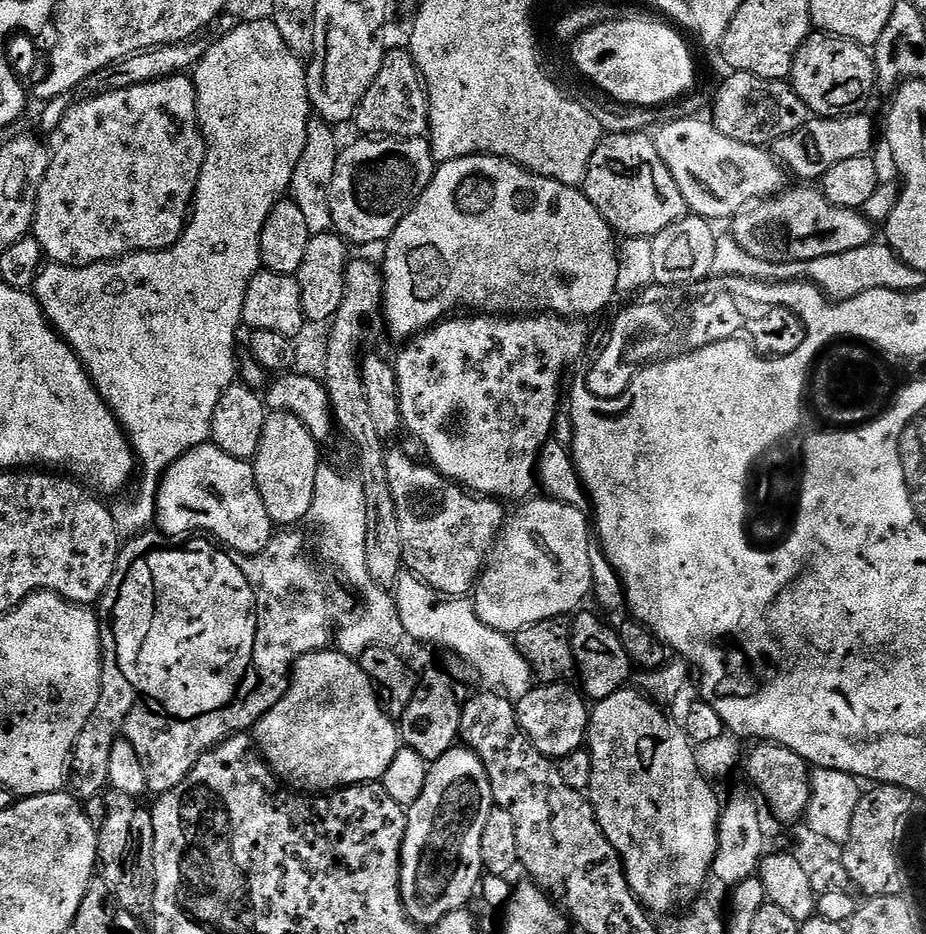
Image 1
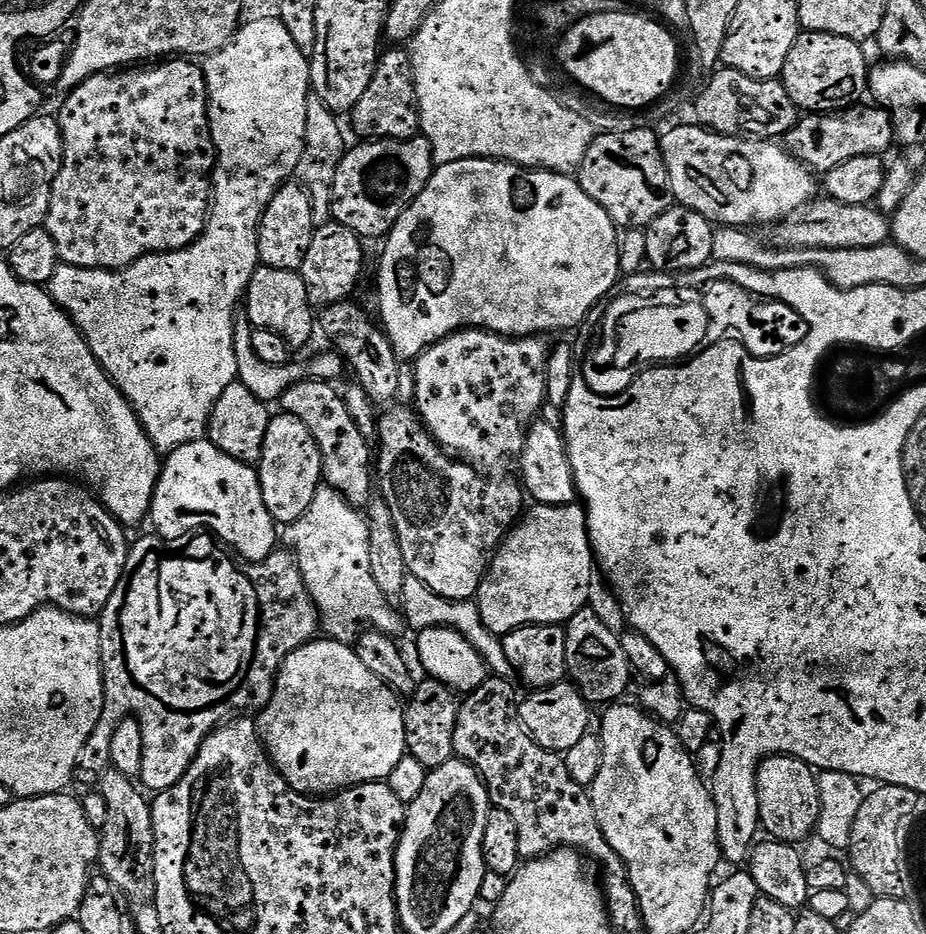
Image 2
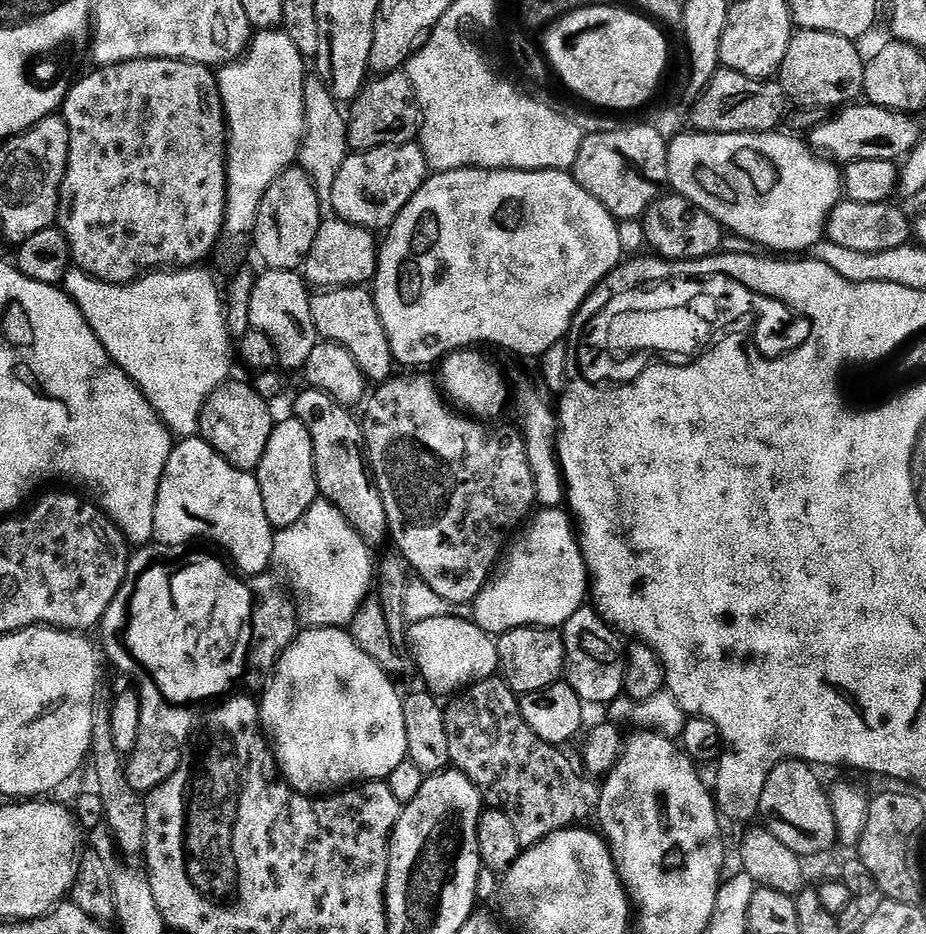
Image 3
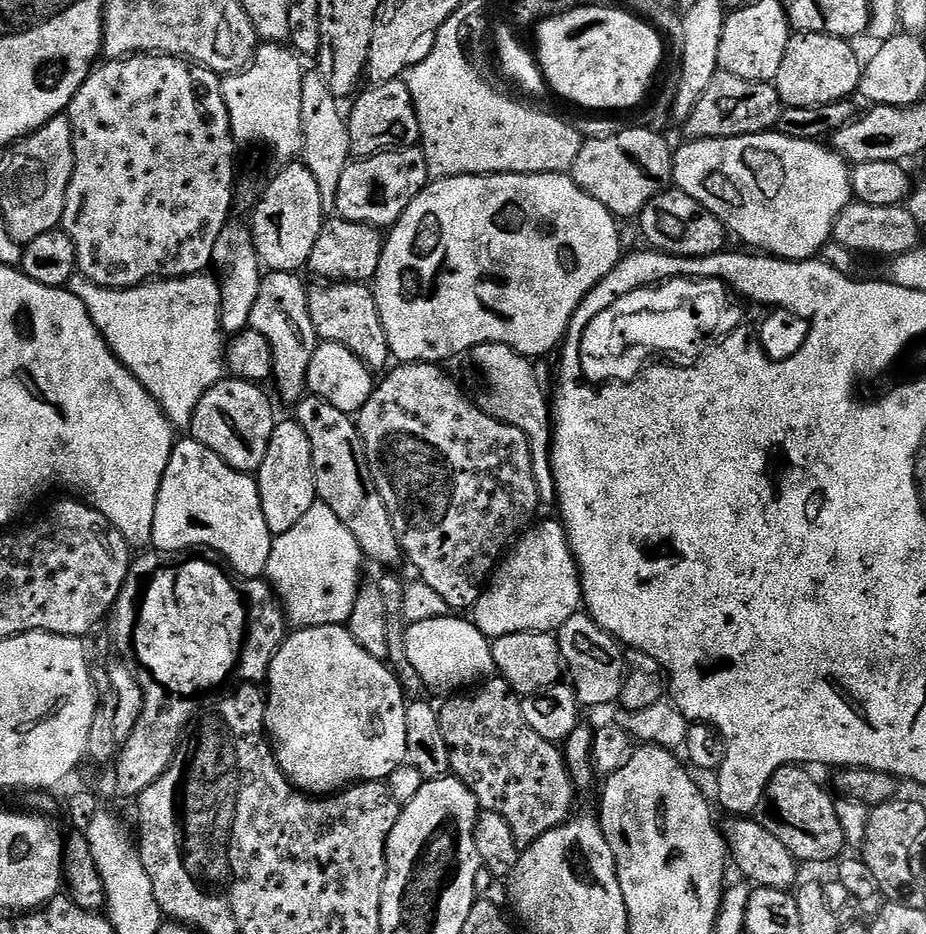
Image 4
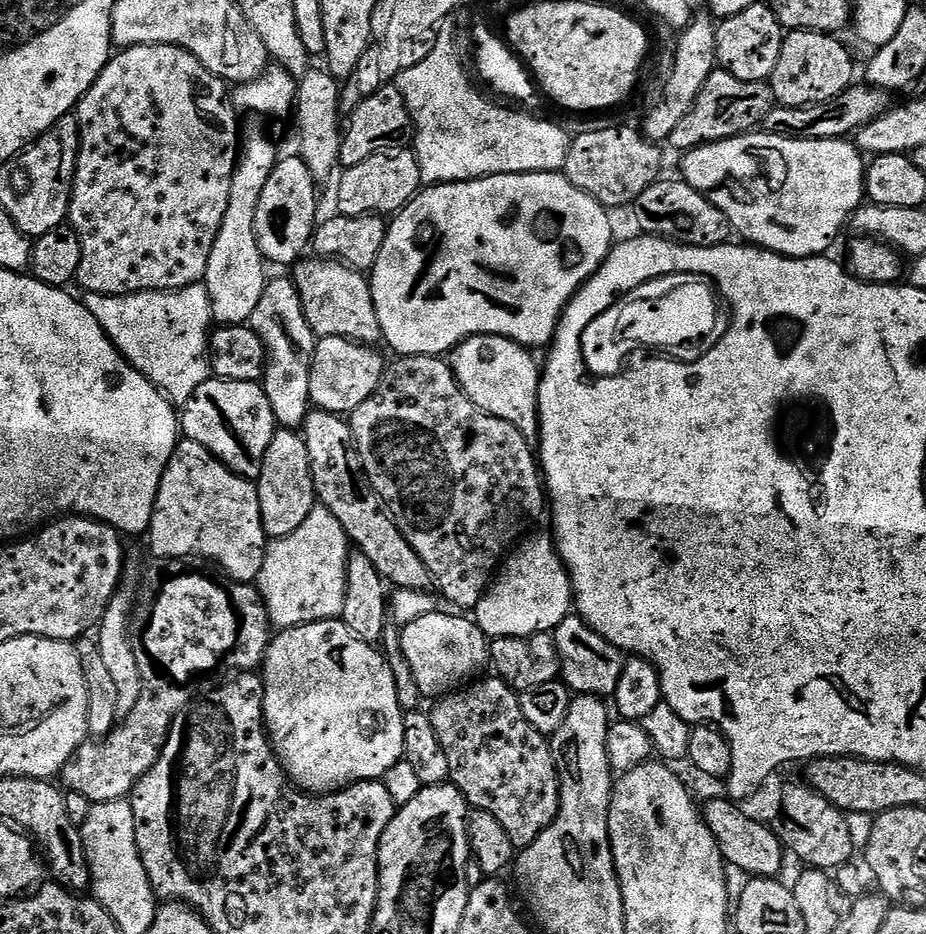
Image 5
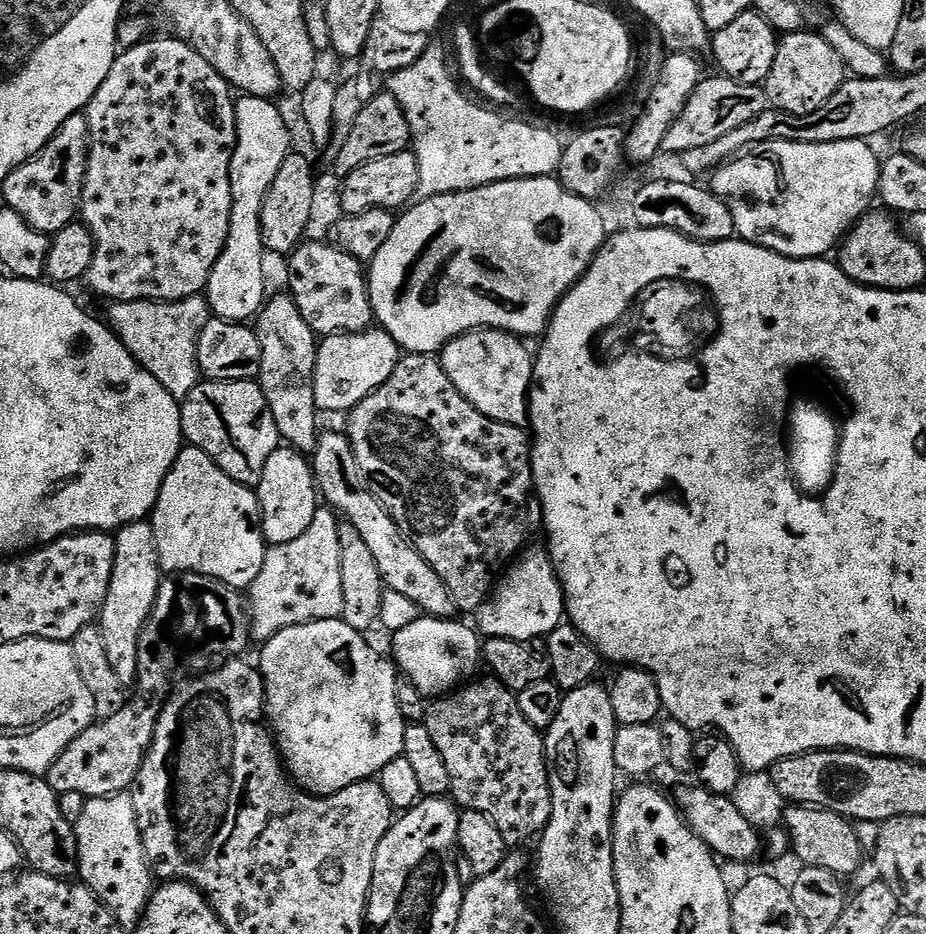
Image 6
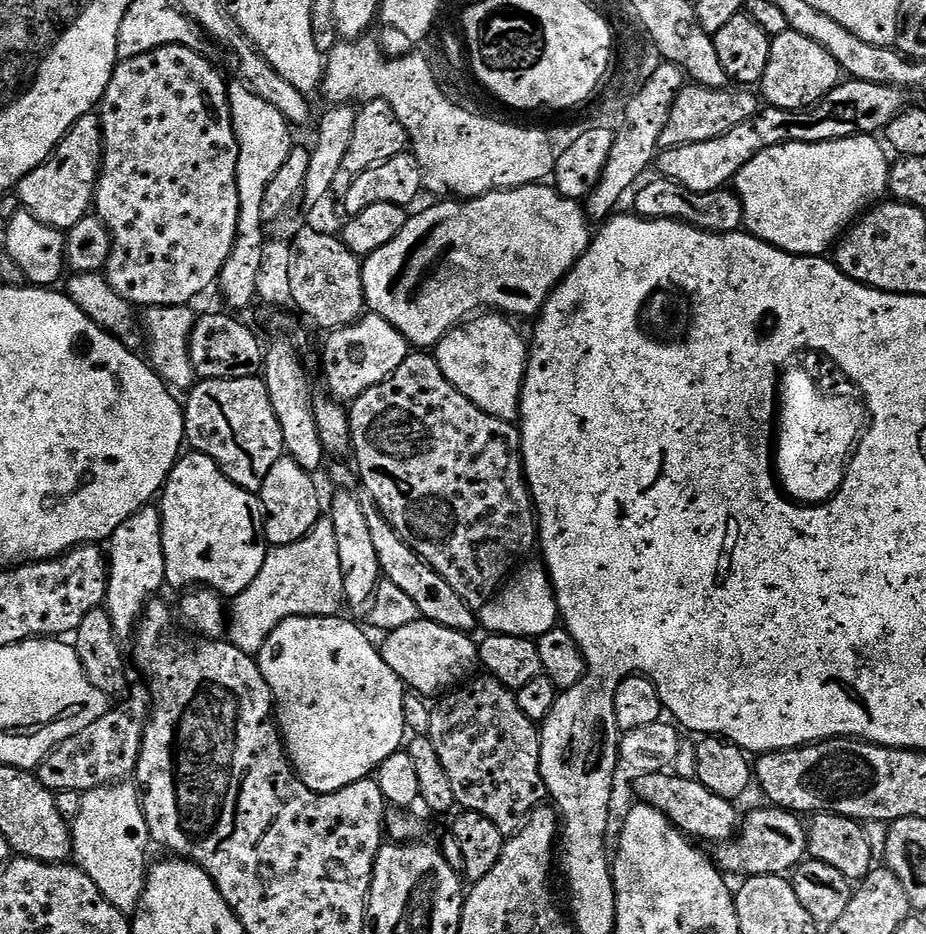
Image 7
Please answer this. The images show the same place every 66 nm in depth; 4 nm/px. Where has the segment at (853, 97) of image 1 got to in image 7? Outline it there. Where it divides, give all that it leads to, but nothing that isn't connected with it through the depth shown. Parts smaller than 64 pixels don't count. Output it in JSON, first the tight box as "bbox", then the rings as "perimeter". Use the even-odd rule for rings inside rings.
{"bbox":[758,30,841,110],"perimeter":[[[789,30],[772,37],[770,62],[766,62],[766,74],[762,74],[758,92],[773,108],[798,110],[819,104],[822,97],[830,94],[830,90],[834,90],[841,80],[838,62],[834,62],[834,58],[830,58],[830,54],[826,54],[814,38]]]}

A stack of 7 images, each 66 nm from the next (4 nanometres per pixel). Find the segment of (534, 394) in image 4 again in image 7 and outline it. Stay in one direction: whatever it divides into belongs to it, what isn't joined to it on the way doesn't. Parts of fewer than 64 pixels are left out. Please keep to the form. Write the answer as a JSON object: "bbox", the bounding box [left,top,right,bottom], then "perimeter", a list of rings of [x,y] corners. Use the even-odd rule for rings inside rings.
{"bbox":[435,312,529,422],"perimeter":[[[484,312],[465,321],[463,326],[457,326],[444,335],[435,345],[436,361],[443,367],[446,378],[474,406],[486,410],[486,414],[497,416],[509,422],[517,419],[520,410],[520,389],[524,387],[524,374],[528,363],[529,345],[516,333],[511,319],[497,312]]]}

